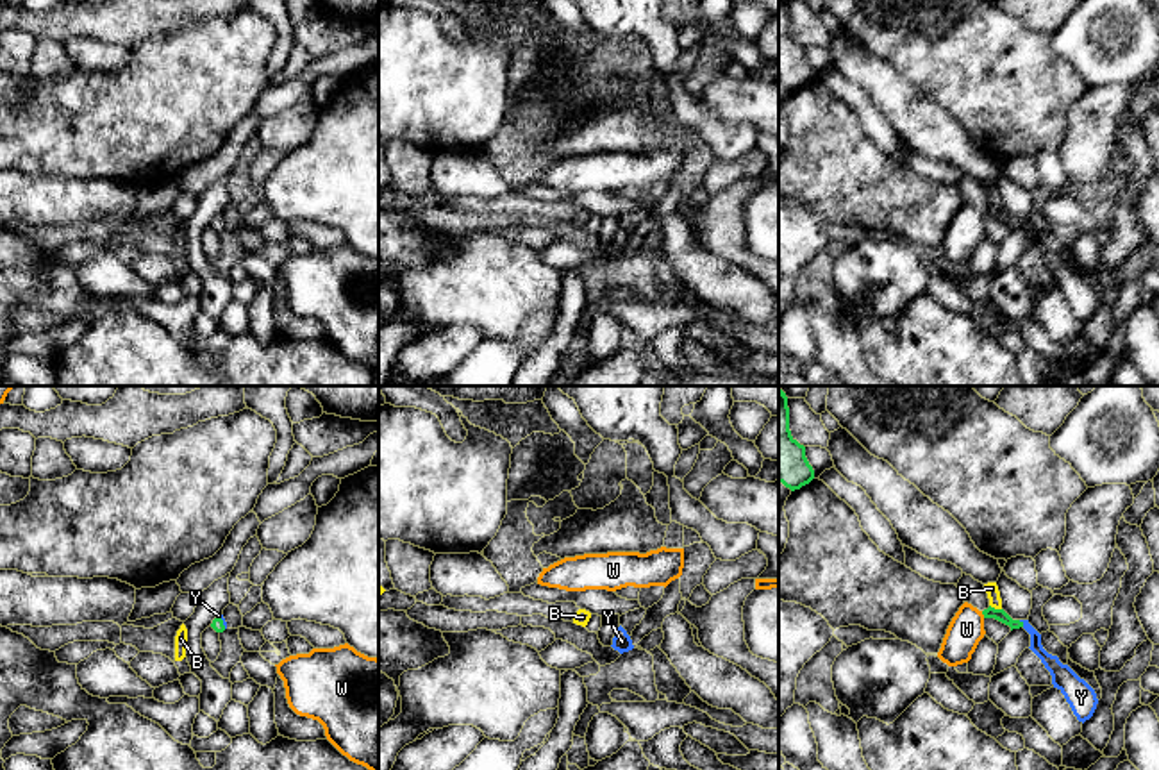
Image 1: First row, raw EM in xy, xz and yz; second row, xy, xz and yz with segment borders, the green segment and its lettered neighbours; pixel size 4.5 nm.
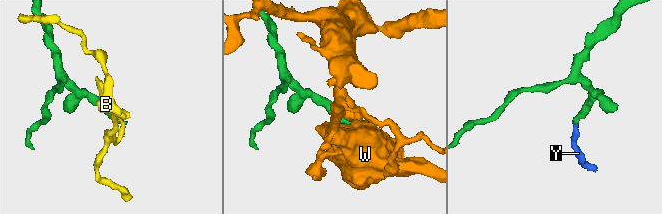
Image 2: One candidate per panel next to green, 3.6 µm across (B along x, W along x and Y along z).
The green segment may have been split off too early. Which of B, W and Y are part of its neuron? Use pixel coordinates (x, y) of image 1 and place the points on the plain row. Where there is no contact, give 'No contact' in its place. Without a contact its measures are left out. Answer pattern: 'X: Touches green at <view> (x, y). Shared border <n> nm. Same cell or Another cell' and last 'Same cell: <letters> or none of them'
B: Touches green at yz (993, 208). Shared border 60 nm. Another cell
W: Touches green at yz (983, 213). Shared border 40 nm. Another cell
Y: Touches green at yz (1022, 224). Shared border 40 nm. Same cell
Same cell: Y

